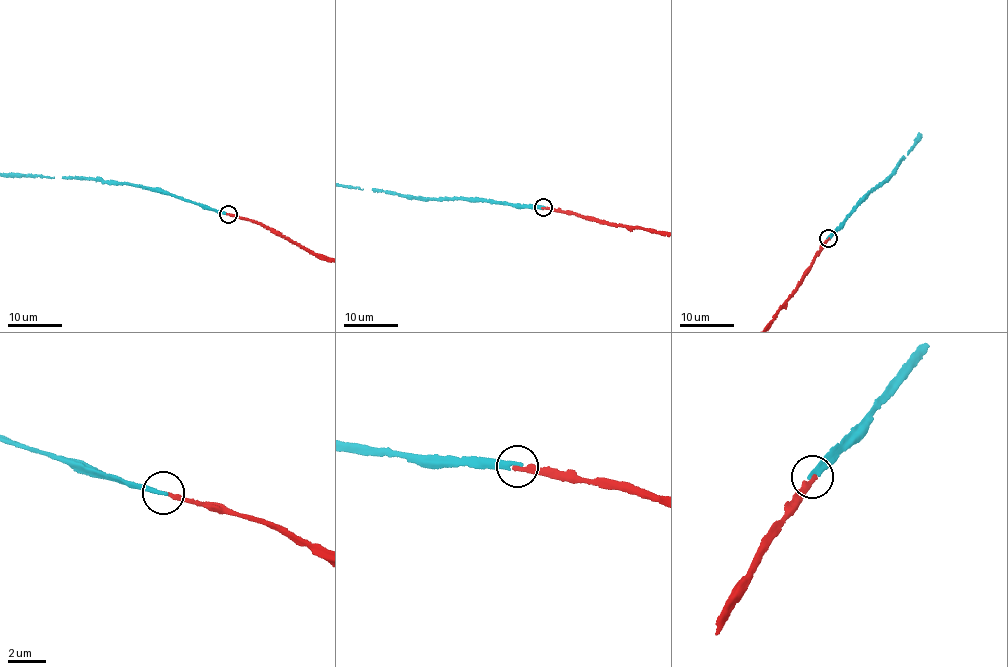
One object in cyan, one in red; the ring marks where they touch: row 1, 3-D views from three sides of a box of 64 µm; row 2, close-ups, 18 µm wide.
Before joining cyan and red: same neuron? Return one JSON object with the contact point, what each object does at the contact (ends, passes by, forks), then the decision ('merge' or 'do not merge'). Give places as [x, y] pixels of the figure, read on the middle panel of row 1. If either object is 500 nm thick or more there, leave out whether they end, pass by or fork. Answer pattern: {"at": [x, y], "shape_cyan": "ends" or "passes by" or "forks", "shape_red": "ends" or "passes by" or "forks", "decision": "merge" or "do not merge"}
{"at": [543, 207], "shape_cyan": "ends", "shape_red": "ends", "decision": "merge"}

